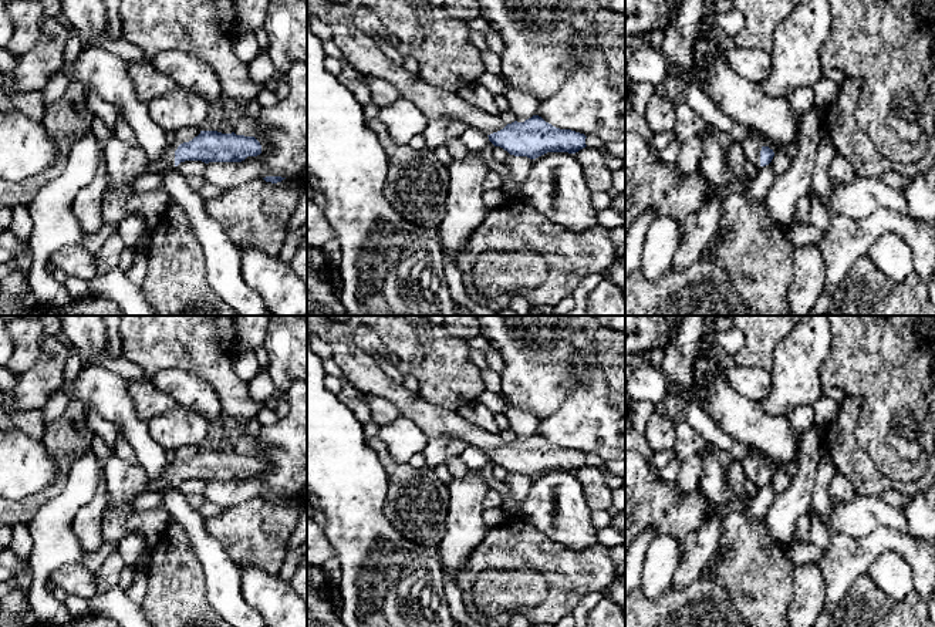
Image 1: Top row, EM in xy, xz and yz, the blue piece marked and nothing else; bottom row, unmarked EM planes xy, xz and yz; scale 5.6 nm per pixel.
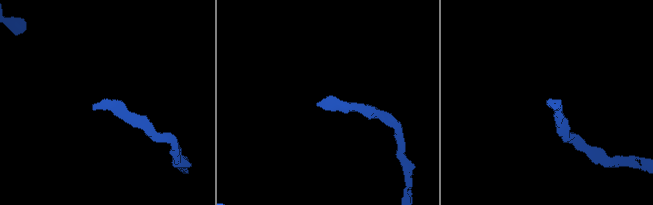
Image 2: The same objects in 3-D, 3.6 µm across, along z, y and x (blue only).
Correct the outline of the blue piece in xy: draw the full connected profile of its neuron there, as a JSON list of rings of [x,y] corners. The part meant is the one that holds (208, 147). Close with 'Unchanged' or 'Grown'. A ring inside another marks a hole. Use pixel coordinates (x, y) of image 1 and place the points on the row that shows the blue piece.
[[[200,131],[189,142],[169,145],[161,159],[163,166],[178,166],[185,161],[242,162],[247,156],[261,154],[261,145],[254,136]]]. Grown

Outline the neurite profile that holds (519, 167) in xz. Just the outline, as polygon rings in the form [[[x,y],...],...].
[[[510,155],[506,161],[504,165],[510,169],[514,183],[523,185],[524,179],[527,178],[530,169],[531,169],[533,159],[527,156],[514,156]]]

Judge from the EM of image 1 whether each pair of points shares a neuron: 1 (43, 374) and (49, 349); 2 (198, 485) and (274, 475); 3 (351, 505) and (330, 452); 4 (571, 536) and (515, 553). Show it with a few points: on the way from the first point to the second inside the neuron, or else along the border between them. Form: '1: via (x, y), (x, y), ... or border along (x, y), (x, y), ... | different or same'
1: via (49, 368), (49, 354) | same
2: border along (206, 482), (201, 494) | different
3: via (351, 492), (347, 477), (337, 465) | same
4: border along (527, 522), (571, 549), (588, 548) | different

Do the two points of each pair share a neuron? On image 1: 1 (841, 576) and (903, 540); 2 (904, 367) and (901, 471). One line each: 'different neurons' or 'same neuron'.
1: same neuron
2: same neuron

